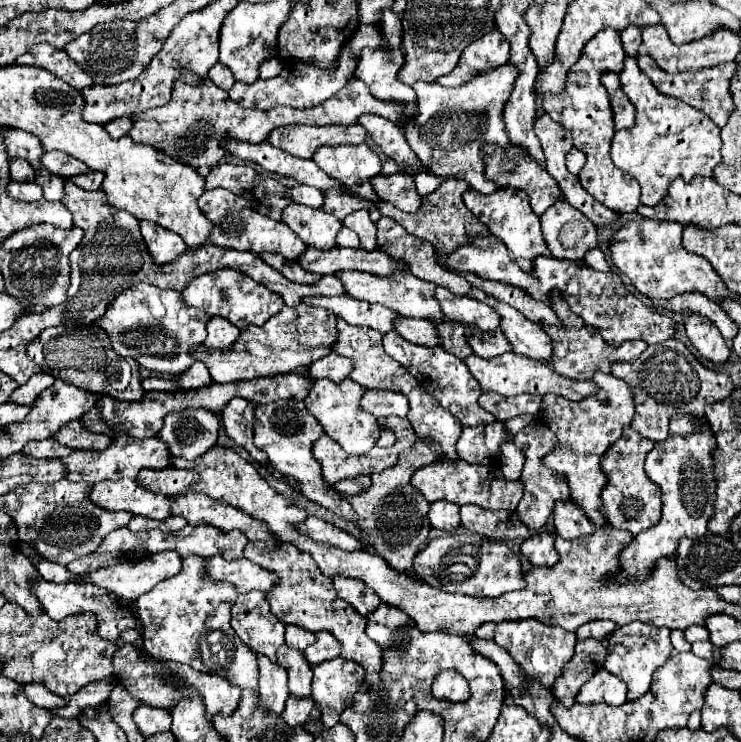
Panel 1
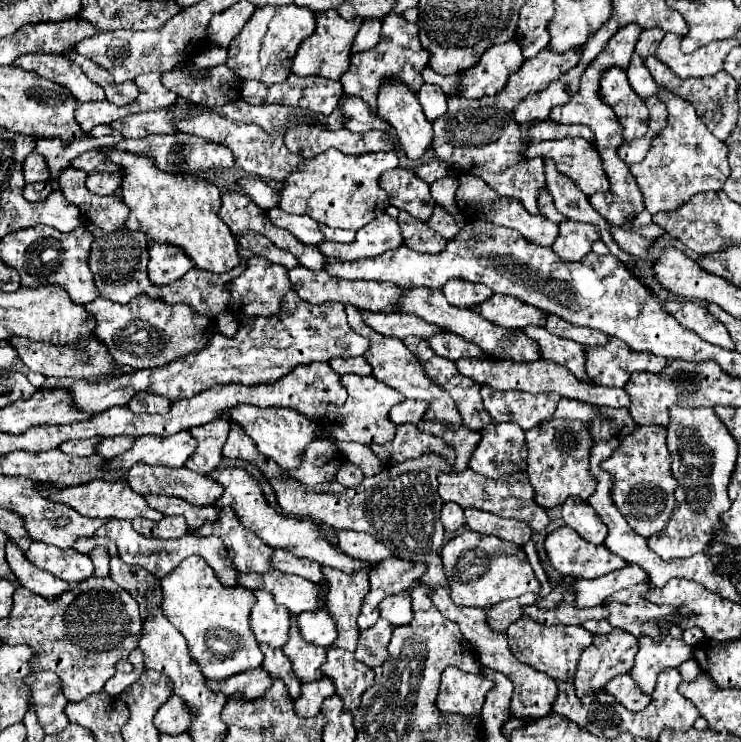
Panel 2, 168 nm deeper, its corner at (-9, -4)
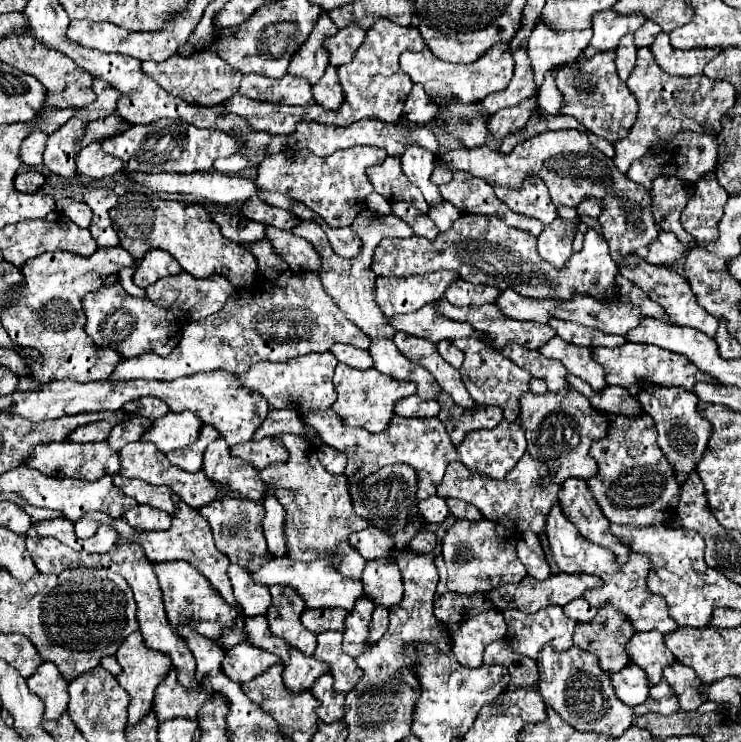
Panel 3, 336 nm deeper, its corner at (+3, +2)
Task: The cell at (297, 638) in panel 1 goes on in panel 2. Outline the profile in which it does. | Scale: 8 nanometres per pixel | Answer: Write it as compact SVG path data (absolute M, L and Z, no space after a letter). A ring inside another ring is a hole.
M324 609L316 613L300 613L294 617L304 641L320 647L330 647L336 641L336 625L332 625L332 617L328 617Z

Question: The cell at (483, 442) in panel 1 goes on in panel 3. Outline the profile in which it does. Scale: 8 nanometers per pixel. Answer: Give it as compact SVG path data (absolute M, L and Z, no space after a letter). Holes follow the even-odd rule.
M518 421L514 423L500 423L500 427L494 429L478 429L478 431L470 431L464 441L460 443L460 447L456 447L460 453L462 463L474 471L480 473L484 477L490 479L504 479L506 473L516 465L516 461L526 453L526 437L524 437L524 429Z

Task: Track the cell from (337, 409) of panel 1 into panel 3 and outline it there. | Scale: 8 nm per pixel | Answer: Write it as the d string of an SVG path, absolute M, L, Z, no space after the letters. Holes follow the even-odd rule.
M338 363L334 371L334 389L338 393L338 401L332 405L332 409L344 419L344 423L368 429L372 433L384 431L384 427L388 427L390 419L394 417L396 401L416 393L416 385L412 381L400 381L390 375L382 375L376 369L354 369L344 363Z

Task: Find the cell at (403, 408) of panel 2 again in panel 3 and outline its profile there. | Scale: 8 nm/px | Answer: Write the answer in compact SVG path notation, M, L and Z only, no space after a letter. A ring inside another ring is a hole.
M412 395L412 397L400 399L394 411L396 415L404 415L404 417L436 417L440 413L440 405L434 399L422 399L418 395Z

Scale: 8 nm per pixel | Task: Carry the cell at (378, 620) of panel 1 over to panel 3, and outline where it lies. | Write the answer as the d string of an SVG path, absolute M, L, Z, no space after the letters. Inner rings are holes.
M370 559L364 567L362 583L364 587L368 587L368 591L372 591L372 599L376 605L394 607L396 603L400 603L400 569L390 559Z

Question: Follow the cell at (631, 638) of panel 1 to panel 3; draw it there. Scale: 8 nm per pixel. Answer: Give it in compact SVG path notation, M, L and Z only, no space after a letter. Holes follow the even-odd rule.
M660 631L636 633L628 641L630 661L648 673L648 681L658 685L662 681L662 669L674 663L668 647L664 647L664 635Z

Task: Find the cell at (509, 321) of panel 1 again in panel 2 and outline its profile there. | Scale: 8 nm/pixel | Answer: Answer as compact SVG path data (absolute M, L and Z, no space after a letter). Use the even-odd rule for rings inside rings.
M528 325L522 331L538 343L542 359L556 361L558 365L564 365L566 369L570 369L570 373L580 377L580 381L588 381L588 375L584 373L584 347L580 343L556 337L544 327L536 325Z

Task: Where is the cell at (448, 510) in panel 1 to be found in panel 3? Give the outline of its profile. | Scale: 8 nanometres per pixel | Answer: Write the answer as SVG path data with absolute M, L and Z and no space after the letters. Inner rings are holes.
M428 497L428 499L418 503L418 509L428 523L440 525L448 517L448 507L446 507L446 501L442 497Z

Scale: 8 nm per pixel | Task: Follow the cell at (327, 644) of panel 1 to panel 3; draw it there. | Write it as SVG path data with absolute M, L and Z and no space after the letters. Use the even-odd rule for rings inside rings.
M292 433L274 435L274 439L278 439L288 449L288 459L270 463L260 471L260 477L274 487L276 499L286 509L288 557L296 557L298 561L312 561L320 555L328 555L328 551L336 551L342 555L340 571L344 571L344 575L348 577L358 579L362 575L366 559L356 553L356 549L352 549L348 535L370 527L370 521L354 513L348 493L348 477L328 473L320 465L316 457L316 445L312 441L306 441L304 437Z

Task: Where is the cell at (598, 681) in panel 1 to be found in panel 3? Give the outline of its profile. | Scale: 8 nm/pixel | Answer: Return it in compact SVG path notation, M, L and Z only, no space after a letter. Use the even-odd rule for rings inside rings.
M630 663L618 673L612 673L612 683L618 699L626 705L640 705L650 695L648 675L634 663Z

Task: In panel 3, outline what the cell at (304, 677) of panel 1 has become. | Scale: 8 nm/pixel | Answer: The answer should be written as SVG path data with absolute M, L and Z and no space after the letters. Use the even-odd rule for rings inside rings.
M274 585L270 589L270 595L272 605L268 607L266 615L270 631L286 639L286 643L292 647L304 651L304 655L314 655L316 635L312 635L312 631L308 631L300 621L300 615L306 609L304 599L288 585Z

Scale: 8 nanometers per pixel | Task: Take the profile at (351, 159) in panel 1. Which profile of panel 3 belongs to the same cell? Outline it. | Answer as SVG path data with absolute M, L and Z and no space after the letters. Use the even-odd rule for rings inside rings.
M378 147L342 149L330 157L318 157L304 149L284 149L258 165L256 183L260 183L266 191L292 195L296 201L316 211L330 227L346 227L352 225L354 217L366 207L366 195L374 191L372 183L368 183L366 167L380 165L386 157L386 151Z

